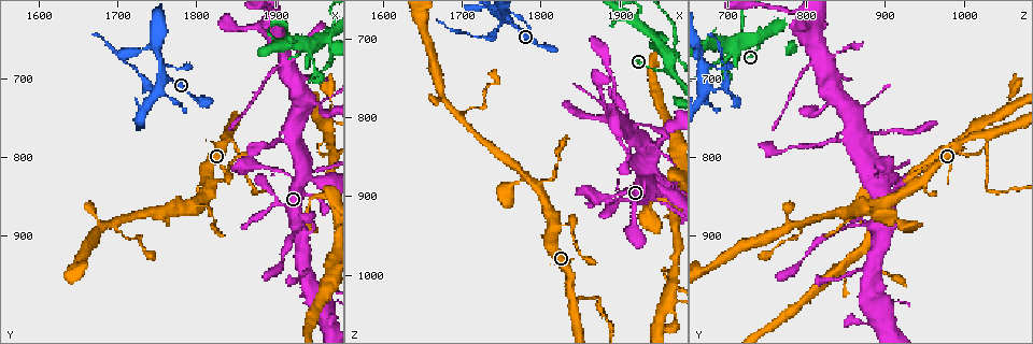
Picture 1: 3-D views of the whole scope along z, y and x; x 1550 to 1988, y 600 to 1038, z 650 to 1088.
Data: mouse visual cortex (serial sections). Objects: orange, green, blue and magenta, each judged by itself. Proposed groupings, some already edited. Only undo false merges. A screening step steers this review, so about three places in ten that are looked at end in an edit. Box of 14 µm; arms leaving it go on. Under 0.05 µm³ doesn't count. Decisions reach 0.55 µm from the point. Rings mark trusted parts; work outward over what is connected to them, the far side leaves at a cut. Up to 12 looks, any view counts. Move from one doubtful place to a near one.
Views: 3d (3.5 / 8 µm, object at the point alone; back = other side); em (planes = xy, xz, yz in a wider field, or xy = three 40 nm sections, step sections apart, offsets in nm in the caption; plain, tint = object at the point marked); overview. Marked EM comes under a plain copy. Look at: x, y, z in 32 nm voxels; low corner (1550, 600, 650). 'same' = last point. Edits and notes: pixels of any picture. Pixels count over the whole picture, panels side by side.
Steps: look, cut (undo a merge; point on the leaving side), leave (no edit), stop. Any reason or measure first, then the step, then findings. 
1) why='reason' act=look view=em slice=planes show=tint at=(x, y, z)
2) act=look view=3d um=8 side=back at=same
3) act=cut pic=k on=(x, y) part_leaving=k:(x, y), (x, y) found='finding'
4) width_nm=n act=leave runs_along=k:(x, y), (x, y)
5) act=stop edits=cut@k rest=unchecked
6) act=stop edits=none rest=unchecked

why='calibre changes' act=look view=3d um=8 at=(1810, 860, 880)

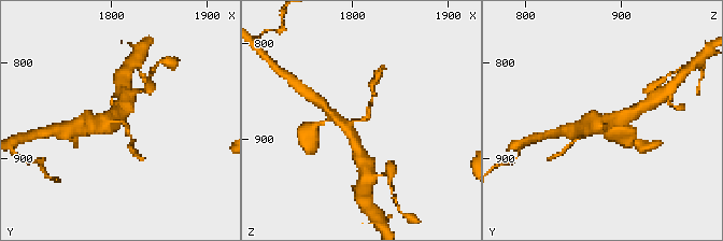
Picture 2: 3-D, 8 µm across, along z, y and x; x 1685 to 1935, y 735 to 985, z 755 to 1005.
why='closer look' act=look view=3d um=3.5 at=(1806, 860, 882)

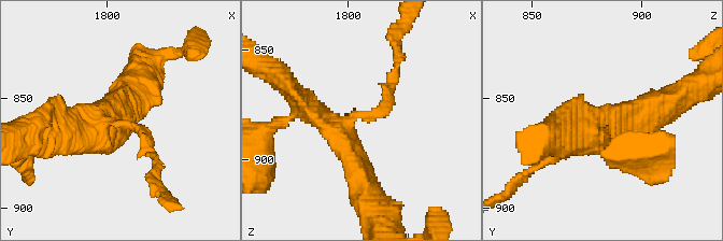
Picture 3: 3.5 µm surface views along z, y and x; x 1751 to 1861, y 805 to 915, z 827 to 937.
act=look view=em slice=planes show=tint at=(1809, 861, 879)

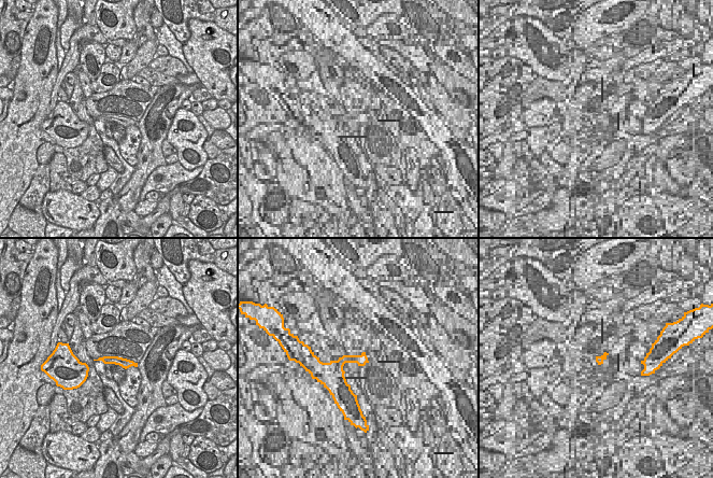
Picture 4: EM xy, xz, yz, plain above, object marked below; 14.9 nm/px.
act=leave runs_along=4:(104, 359), (131, 363) found='all the same cell'

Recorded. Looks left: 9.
why='side arm on a straight run' act=look view=3d um=3.5 at=(1700, 885, 795)

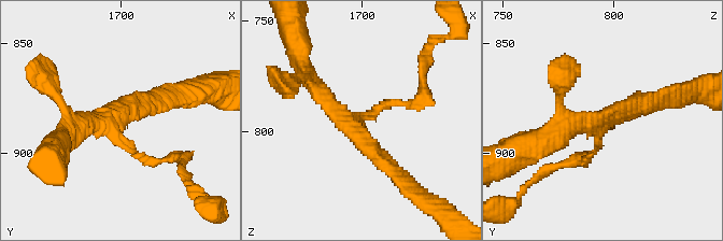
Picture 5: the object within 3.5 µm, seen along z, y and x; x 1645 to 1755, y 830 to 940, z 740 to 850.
arms=3 arm_widths_nm=100,200,250 act=look view=em slice=xy step=3 show=tint at=(1697, 883, 799)

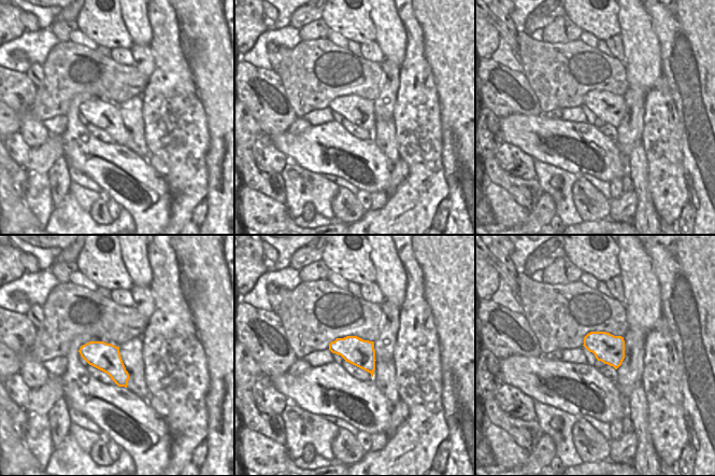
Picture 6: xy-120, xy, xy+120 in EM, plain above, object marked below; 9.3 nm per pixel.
width_nm=260 act=leave runs_along=5:(402, 180), (379, 160), (310, 78) found='one cell here'

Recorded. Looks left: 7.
why='sharp bend' act=look view=3d um=3.5 at=(1940, 885, 865)

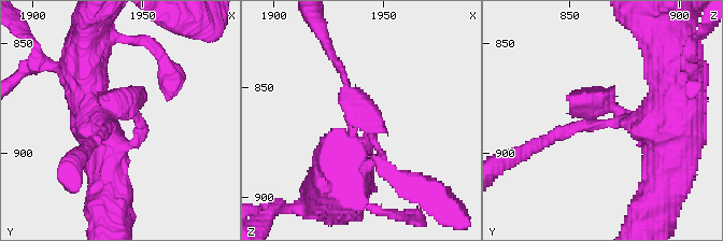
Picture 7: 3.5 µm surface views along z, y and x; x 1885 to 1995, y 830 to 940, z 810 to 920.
act=look view=em slice=xy step=5 show=tint at=(1937, 887, 860)

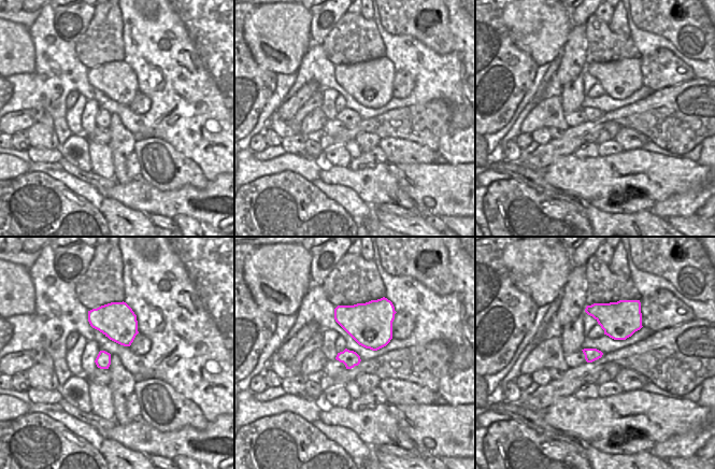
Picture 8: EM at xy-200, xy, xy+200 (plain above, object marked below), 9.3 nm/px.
act=leave runs_along=7:(658, 115), (579, 125), (535, 145) found='all the same cell'

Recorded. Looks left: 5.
why='sharp bend' act=look view=3d um=3.5 at=(1840, 775, 1030)

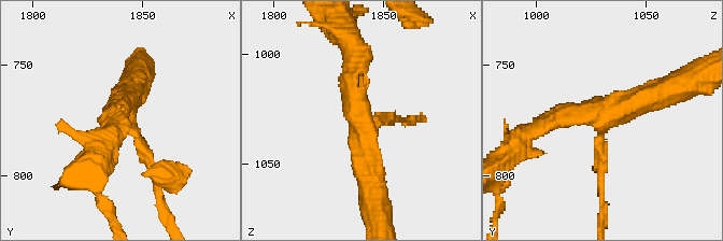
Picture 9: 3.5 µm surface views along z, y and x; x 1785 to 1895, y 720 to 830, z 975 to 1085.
act=look view=em slice=planes show=tint at=(1838, 775, 1029)

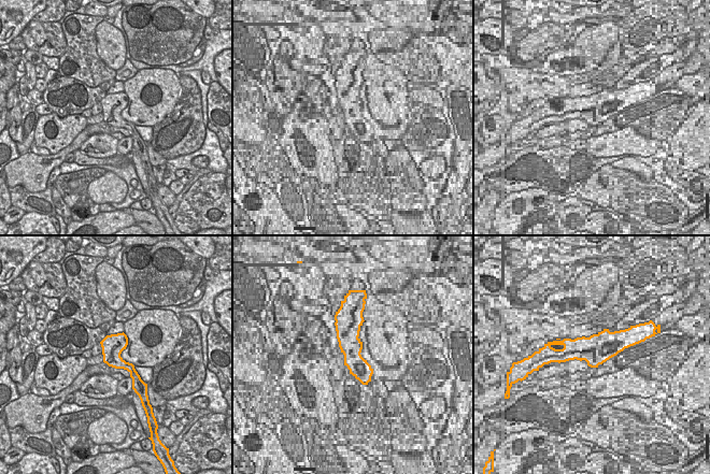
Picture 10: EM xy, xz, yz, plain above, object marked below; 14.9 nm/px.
arm_widths_nm=150,250,400 act=leave found='continuous, no second cell'

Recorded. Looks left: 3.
why='abrupt turn' act=look view=3d um=8 at=(1840, 820, 935)

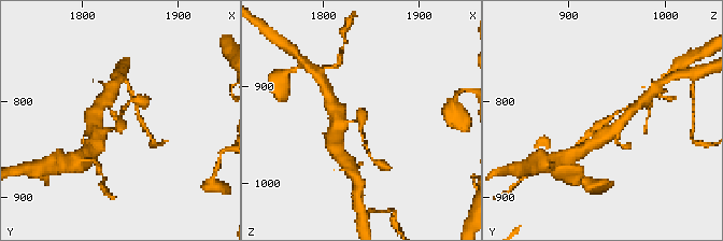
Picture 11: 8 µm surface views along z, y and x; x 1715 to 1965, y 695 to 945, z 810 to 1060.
act=look view=3d um=3.5 at=(1838, 822, 936)

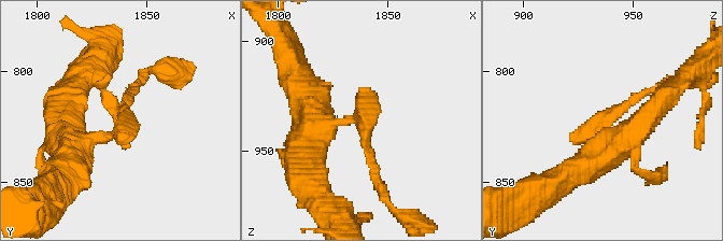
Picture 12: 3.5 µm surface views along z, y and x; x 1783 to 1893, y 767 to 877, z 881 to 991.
why='need the tissue' act=look view=em slice=planes show=tint at=(1838, 822, 936)

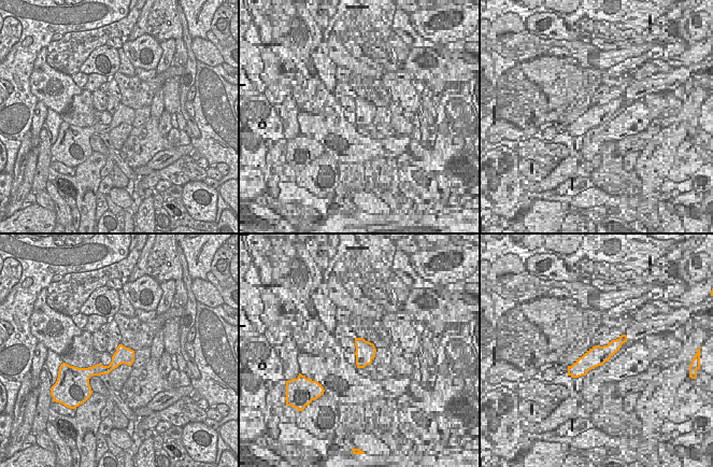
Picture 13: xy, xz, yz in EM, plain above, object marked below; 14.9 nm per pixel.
act=leave runs_along=13:(131, 353), (108, 369), (89, 371) found='all the same cell'

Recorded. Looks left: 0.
act=stop edits=none rest=unchecked

